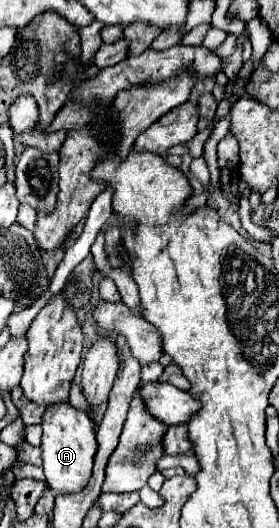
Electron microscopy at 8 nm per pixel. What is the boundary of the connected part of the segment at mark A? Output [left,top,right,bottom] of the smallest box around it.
[42,403,96,493]

